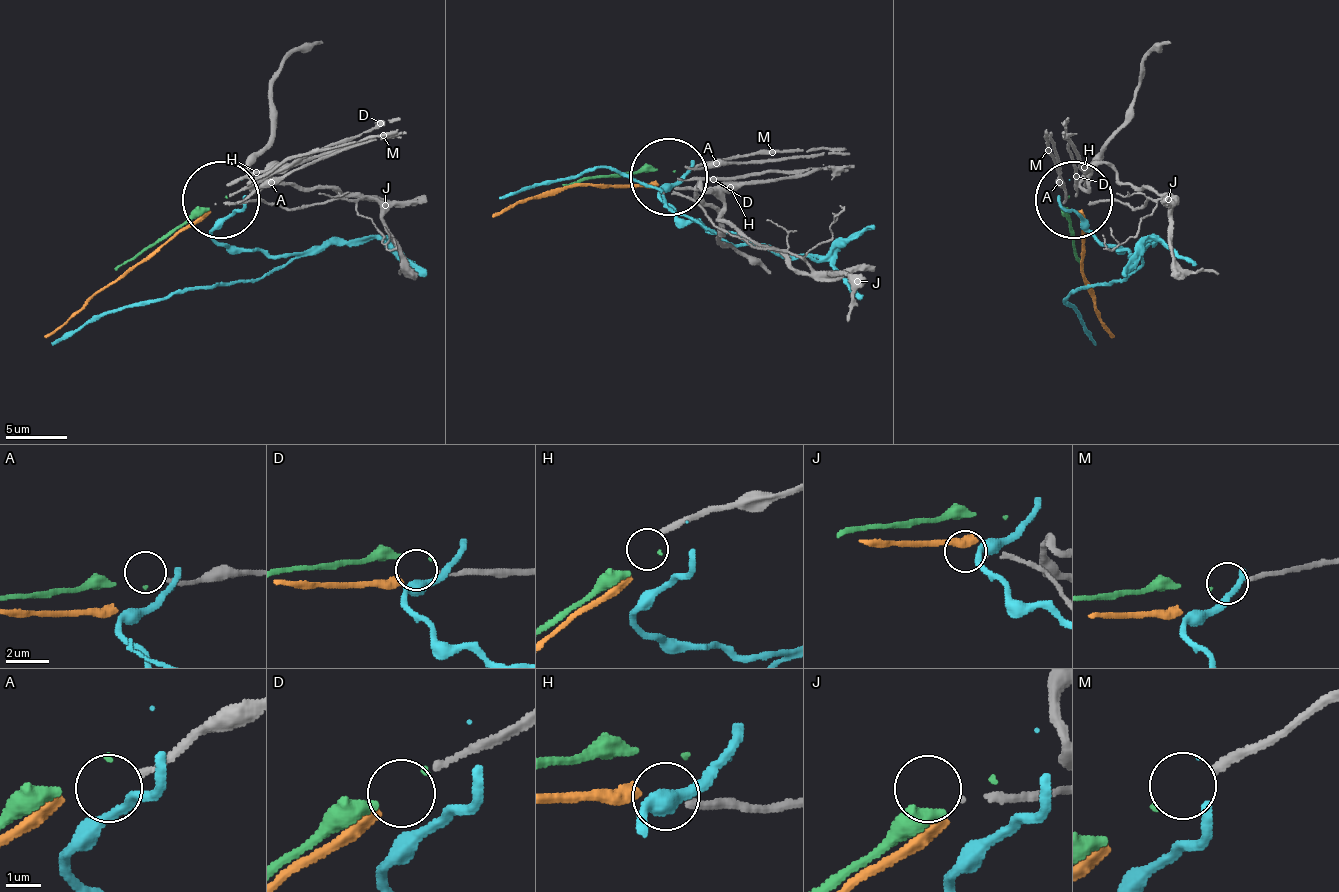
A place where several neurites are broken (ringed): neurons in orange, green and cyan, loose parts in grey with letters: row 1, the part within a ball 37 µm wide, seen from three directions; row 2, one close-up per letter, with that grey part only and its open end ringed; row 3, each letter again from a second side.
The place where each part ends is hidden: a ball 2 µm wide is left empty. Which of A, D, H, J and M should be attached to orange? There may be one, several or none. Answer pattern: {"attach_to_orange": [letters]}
{"attach_to_orange": ["D"]}

